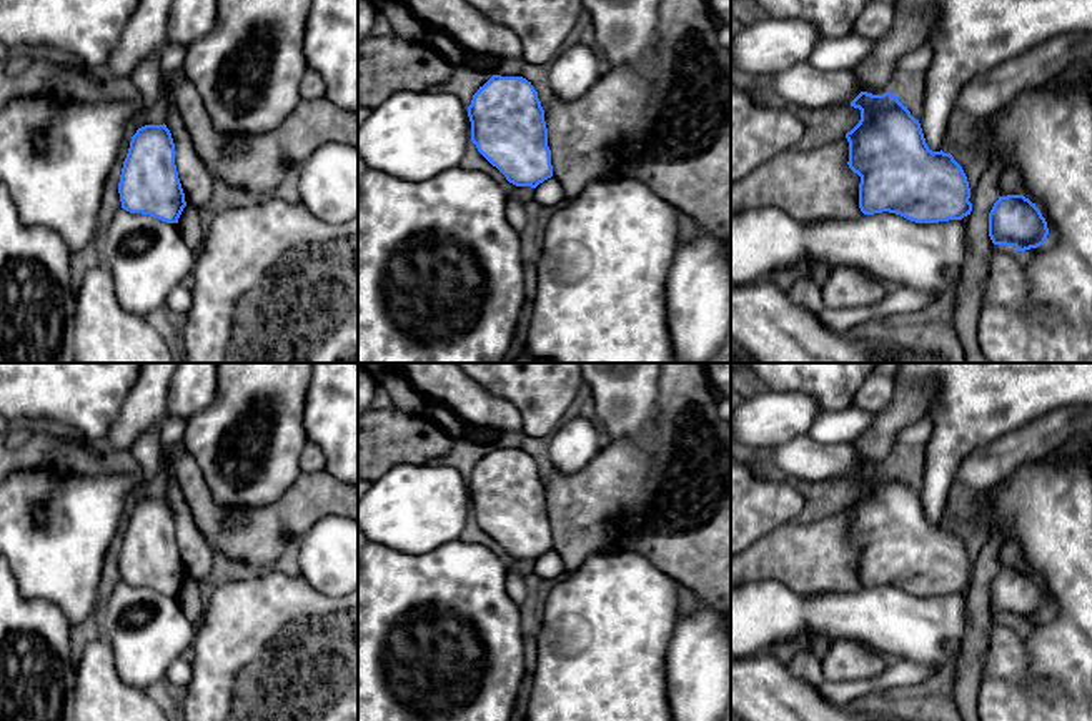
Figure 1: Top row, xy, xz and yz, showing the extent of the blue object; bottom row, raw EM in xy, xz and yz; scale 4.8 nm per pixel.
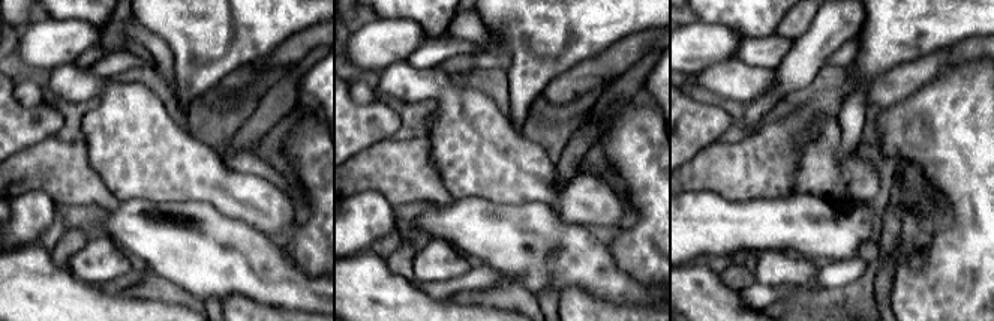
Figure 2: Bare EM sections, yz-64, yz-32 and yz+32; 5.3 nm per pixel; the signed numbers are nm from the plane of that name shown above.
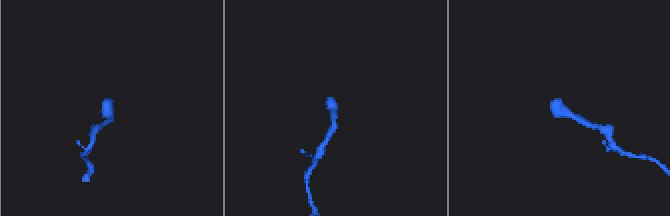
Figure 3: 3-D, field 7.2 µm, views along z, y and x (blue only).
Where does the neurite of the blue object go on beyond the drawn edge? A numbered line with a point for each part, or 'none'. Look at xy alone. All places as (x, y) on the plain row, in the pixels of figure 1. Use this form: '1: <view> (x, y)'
none

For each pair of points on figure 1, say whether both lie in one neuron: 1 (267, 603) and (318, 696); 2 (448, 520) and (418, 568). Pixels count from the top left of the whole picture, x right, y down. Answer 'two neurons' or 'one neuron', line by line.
1: one neuron
2: two neurons

